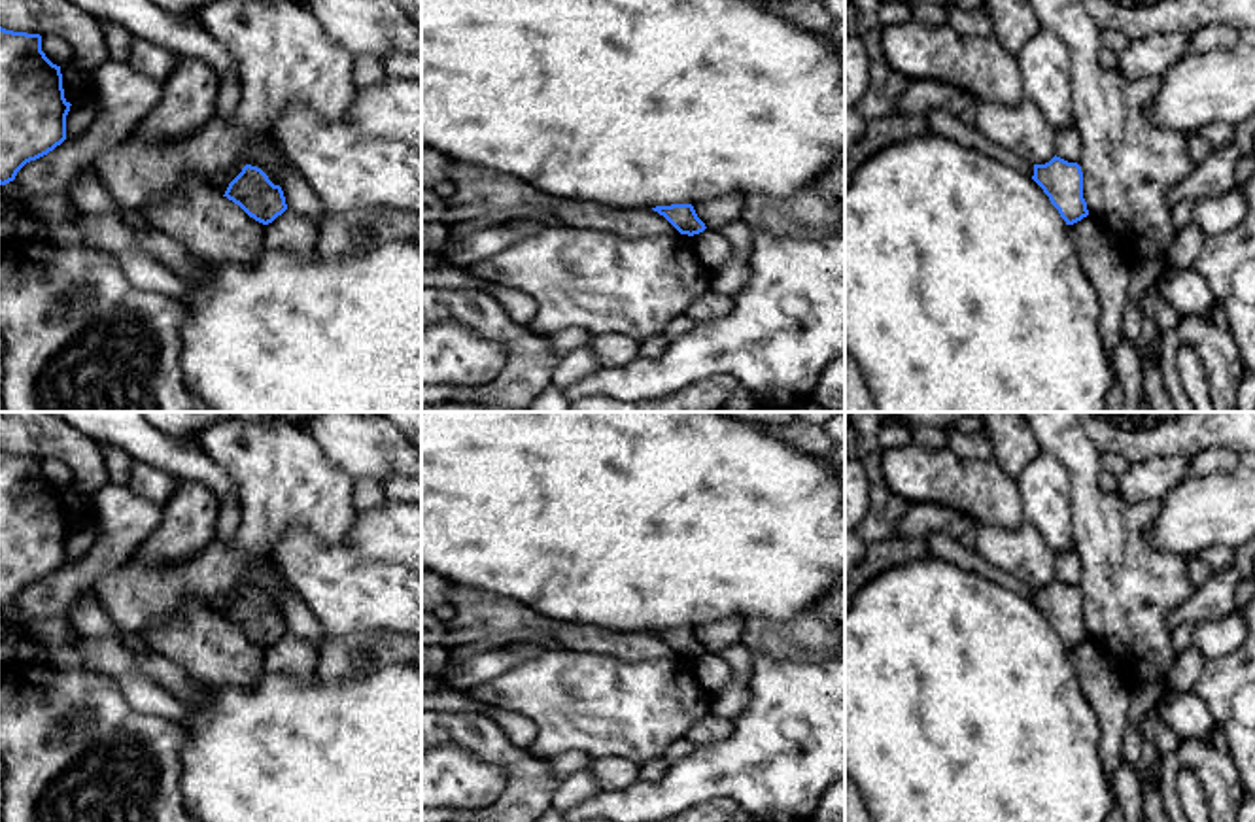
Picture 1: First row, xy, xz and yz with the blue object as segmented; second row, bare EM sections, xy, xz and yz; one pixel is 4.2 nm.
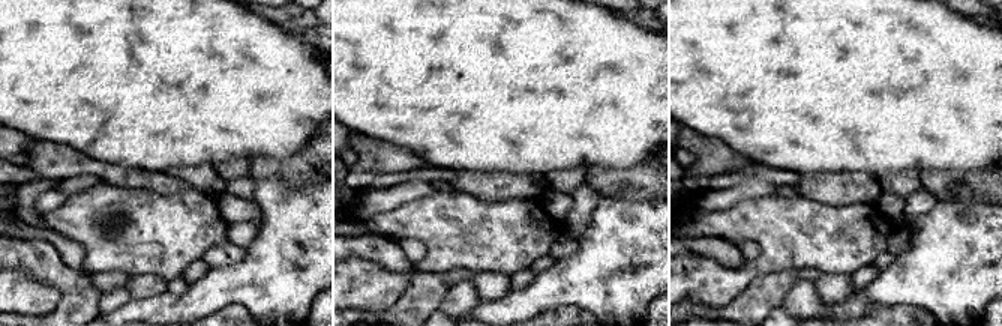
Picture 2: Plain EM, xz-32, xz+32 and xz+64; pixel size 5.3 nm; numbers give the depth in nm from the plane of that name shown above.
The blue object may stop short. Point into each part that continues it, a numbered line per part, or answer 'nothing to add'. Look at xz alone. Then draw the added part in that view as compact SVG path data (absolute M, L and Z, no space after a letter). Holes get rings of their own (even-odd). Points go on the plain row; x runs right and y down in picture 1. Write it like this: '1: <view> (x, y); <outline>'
nothing to add

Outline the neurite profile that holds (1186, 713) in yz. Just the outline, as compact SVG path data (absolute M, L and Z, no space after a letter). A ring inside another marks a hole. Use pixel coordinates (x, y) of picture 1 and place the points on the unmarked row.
M1193 690L1164 695L1155 711L1181 739L1208 741L1217 726L1208 705Z

